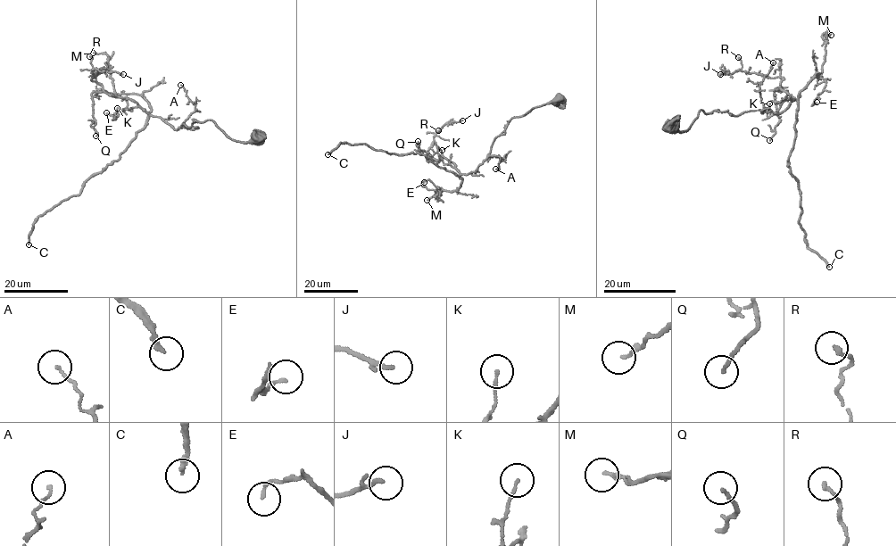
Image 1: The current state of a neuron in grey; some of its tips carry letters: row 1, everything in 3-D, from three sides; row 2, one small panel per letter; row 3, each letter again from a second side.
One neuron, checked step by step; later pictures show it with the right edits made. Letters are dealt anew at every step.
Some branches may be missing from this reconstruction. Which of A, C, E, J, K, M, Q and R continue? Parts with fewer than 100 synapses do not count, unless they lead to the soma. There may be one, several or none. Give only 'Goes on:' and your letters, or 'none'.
Goes on: C

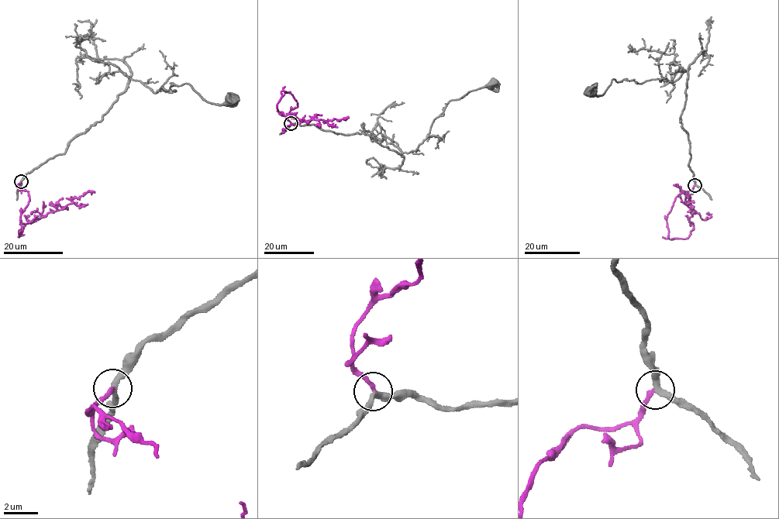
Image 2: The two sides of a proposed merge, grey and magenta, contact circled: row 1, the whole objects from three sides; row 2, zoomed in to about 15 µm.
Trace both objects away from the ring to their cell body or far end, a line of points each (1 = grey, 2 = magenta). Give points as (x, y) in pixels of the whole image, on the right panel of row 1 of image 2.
1: (694, 184), (687, 163), (690, 143), (680, 118), (687, 73), (673, 81), (614, 79), (602, 94), (591, 92)
2: (694, 185), (673, 203), (666, 219), (671, 239), (687, 238), (693, 228), (689, 218), (693, 208), (674, 185)

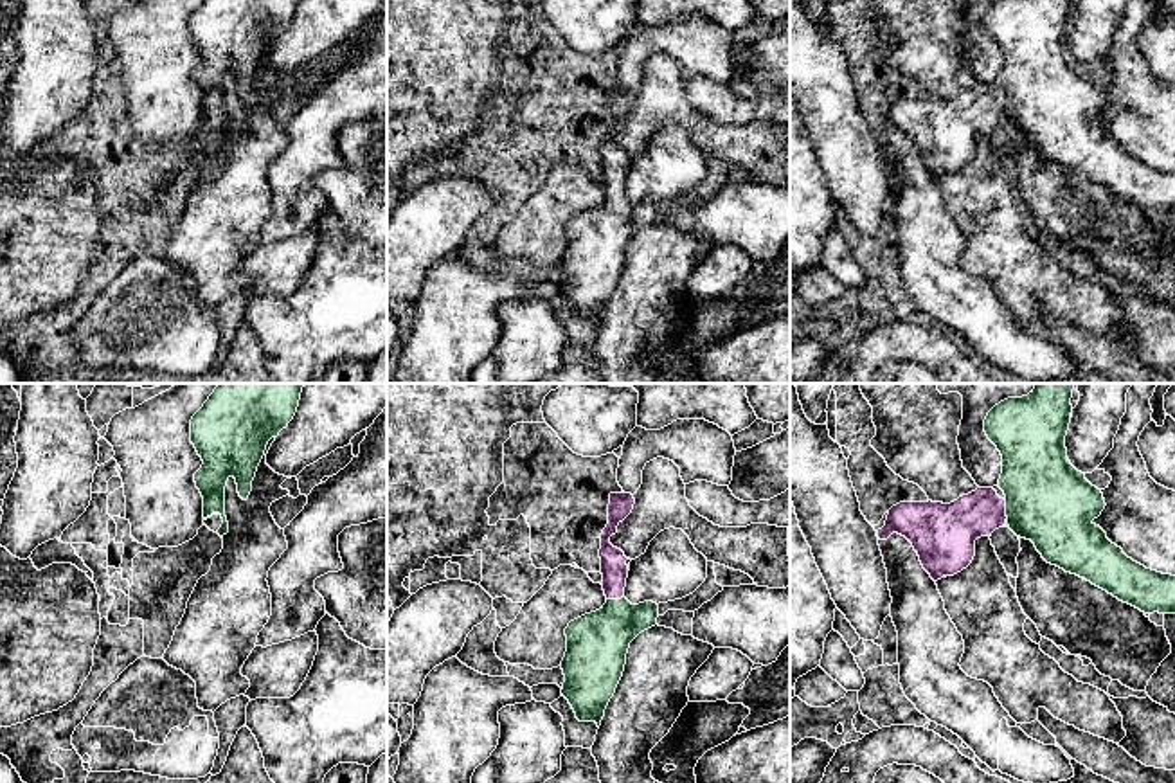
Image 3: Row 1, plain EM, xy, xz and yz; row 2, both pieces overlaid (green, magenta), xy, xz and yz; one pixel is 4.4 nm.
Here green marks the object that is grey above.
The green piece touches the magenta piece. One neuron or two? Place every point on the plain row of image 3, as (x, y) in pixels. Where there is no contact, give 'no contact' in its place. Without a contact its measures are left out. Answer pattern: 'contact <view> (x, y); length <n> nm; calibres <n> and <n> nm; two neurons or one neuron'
contact yz (1006, 105); length 90 nm; calibres 380 and 220 nm; one neuron

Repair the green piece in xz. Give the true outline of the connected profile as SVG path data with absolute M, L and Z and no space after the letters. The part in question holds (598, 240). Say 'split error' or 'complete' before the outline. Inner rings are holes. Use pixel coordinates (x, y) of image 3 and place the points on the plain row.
split error; M610 90L608 121L601 130L599 146L606 200L599 207L570 218L565 225L561 292L579 319L596 319L597 324L623 274L630 239L641 229L655 223L659 214L657 200L632 202L624 194L628 155L610 140L610 133L632 110L633 101L632 90Z

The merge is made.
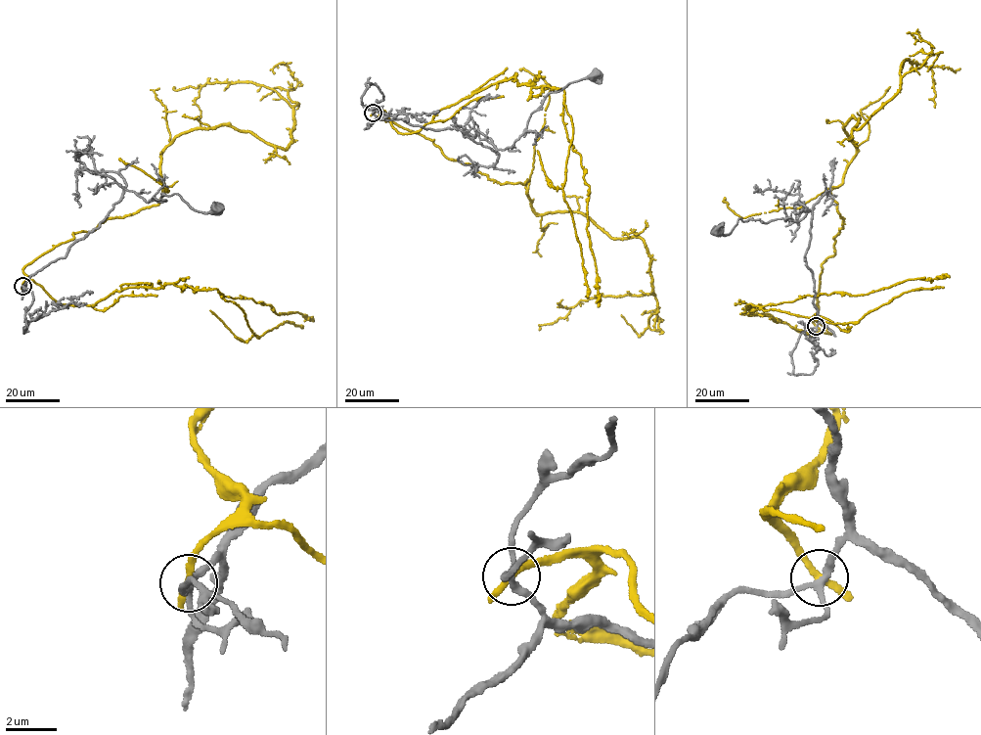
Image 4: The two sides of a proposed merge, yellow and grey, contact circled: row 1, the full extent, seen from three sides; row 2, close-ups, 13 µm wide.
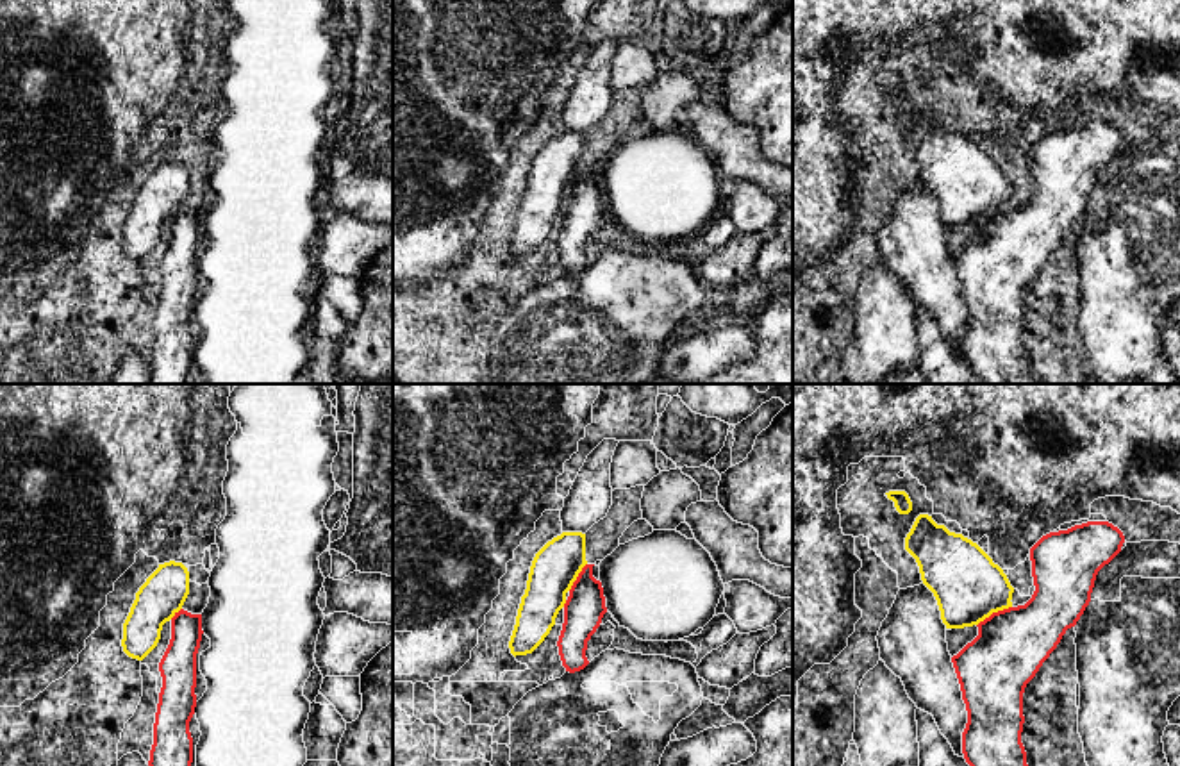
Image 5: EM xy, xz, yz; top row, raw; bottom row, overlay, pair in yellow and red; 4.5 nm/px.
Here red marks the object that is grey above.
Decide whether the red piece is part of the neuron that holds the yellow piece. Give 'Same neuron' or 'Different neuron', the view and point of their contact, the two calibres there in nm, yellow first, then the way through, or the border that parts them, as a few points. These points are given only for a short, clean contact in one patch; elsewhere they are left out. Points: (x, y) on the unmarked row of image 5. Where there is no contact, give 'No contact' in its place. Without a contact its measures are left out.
Different neuron. Touches yellow at yz (993, 211). Thickness 320 nm (yellow) against 320 nm. Boundary: yz (1011, 206), (993, 211), (977, 225)

